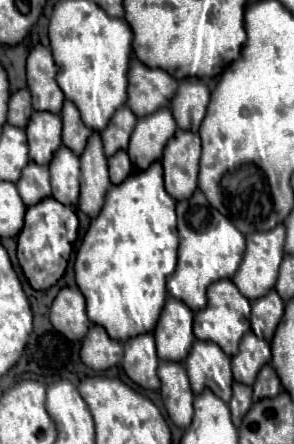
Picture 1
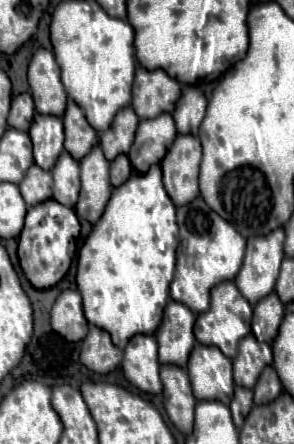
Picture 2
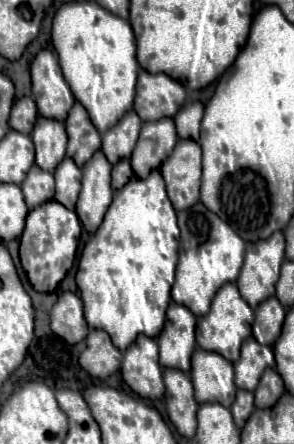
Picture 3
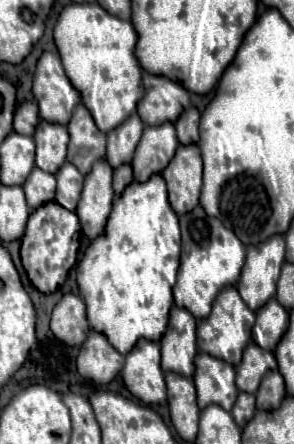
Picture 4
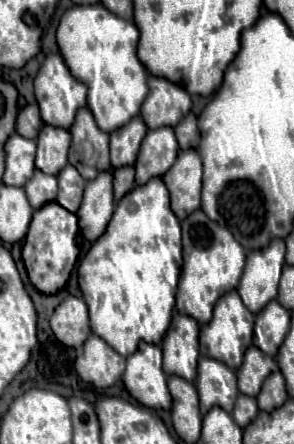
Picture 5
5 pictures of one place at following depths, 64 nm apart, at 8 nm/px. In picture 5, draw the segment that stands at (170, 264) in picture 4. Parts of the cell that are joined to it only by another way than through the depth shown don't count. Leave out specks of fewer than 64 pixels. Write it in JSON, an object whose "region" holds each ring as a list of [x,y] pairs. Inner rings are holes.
{"region":[[[150,180],[144,186],[136,186],[124,200],[116,204],[114,216],[100,240],[92,244],[84,260],[78,266],[78,282],[82,296],[90,312],[90,328],[96,336],[106,340],[120,356],[130,356],[136,352],[140,342],[160,344],[174,312],[174,296],[178,286],[178,276],[182,270],[182,242],[180,242],[180,222],[172,208],[166,184],[160,180]]]}

